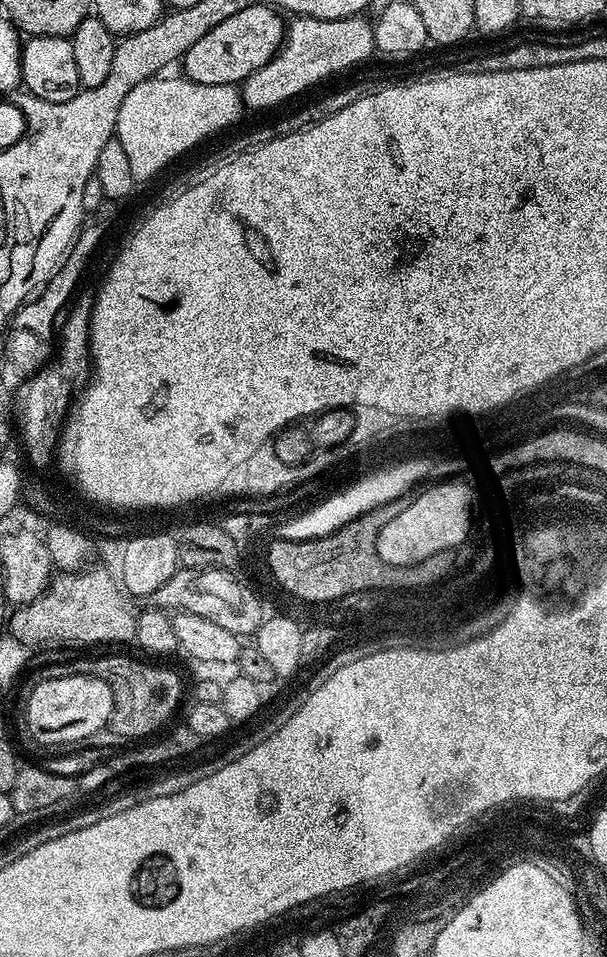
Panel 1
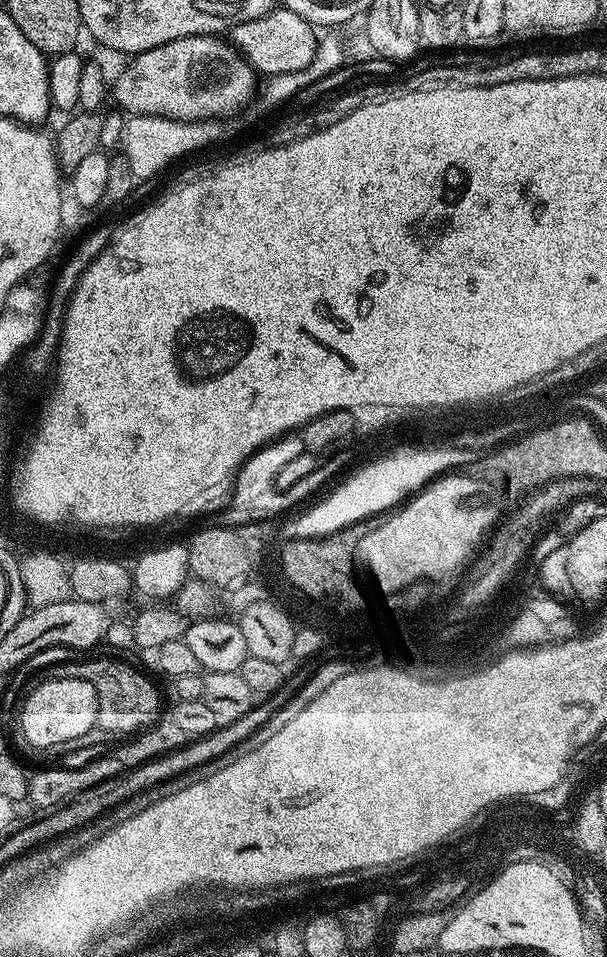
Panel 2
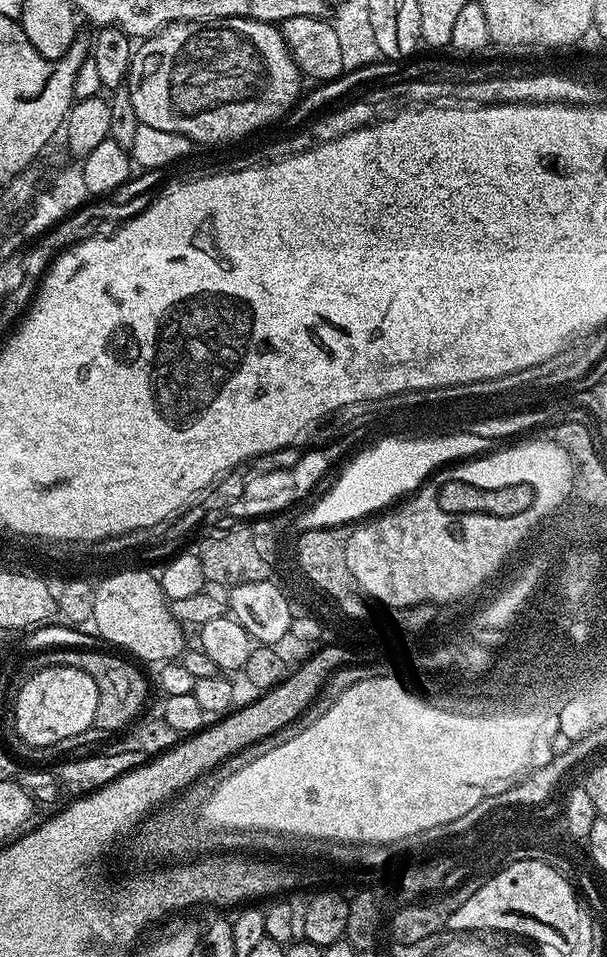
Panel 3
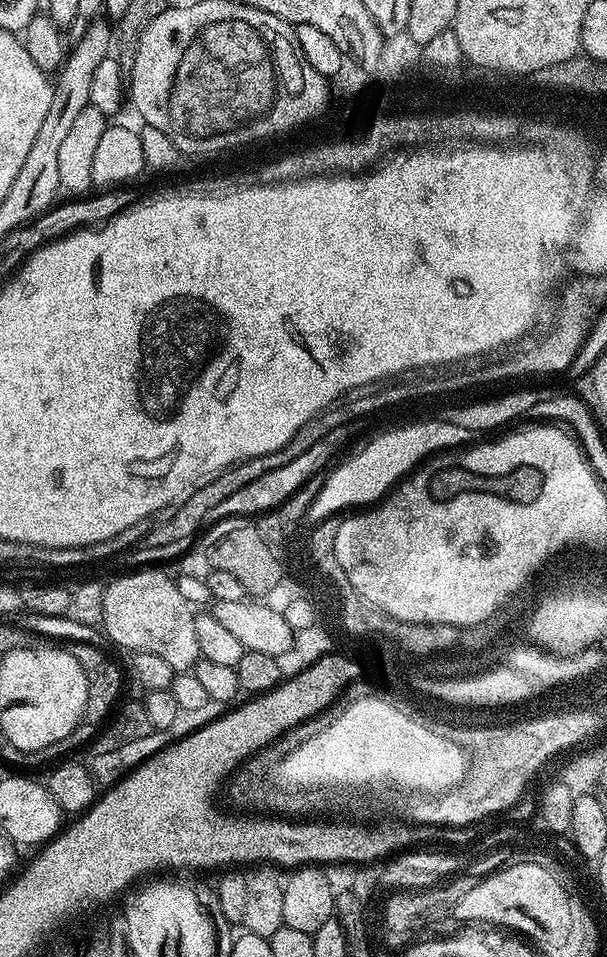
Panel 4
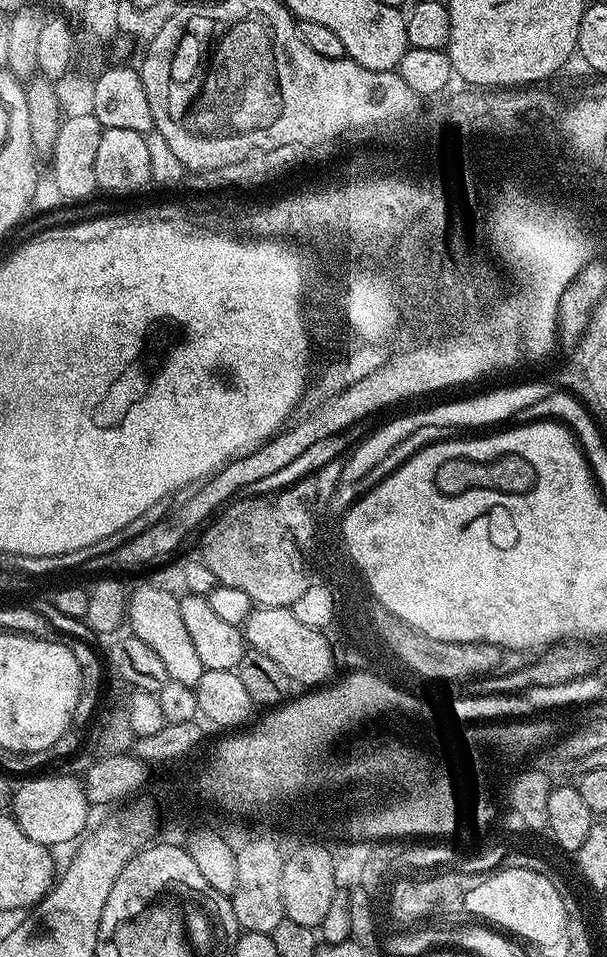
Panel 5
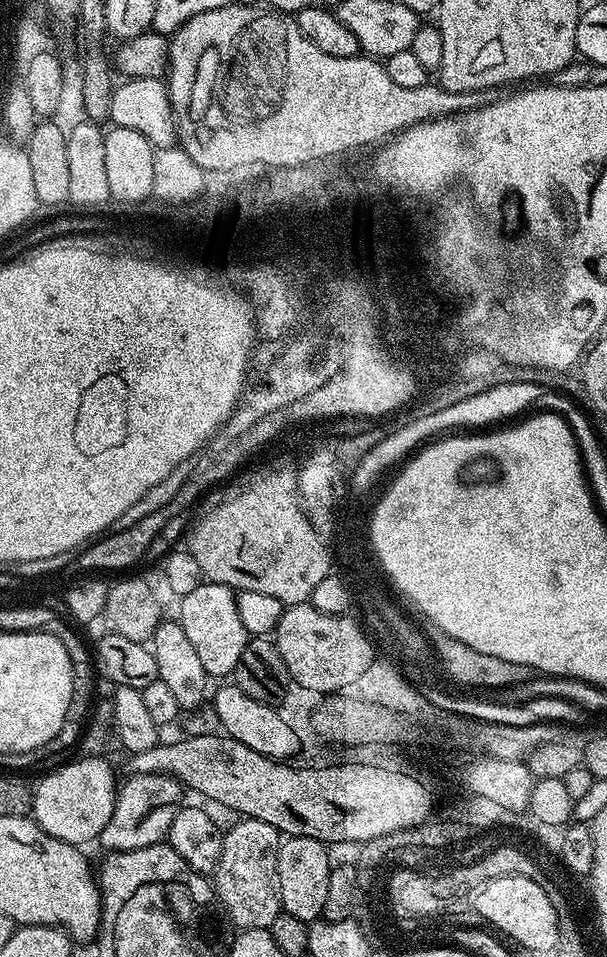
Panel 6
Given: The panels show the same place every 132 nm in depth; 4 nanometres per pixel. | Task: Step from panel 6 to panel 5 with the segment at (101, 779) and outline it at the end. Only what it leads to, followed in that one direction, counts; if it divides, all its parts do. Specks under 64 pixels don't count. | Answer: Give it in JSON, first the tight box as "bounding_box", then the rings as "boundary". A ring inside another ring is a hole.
{"bounding_box":[10,774,90,846],"boundary":[[[44,774],[33,775],[24,780],[28,780],[25,784],[15,785],[10,805],[11,815],[22,830],[22,834],[26,834],[26,838],[45,846],[68,843],[71,845],[89,827],[90,805],[84,793],[83,783],[75,775],[72,775],[73,777],[40,775]]]}

